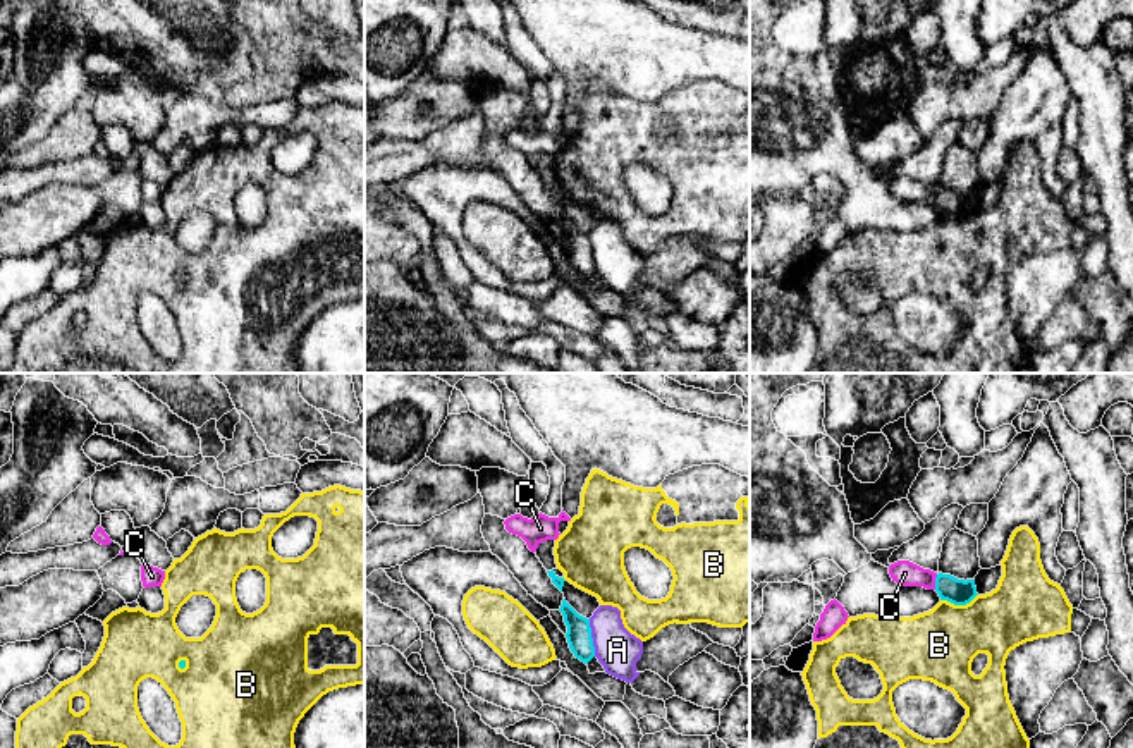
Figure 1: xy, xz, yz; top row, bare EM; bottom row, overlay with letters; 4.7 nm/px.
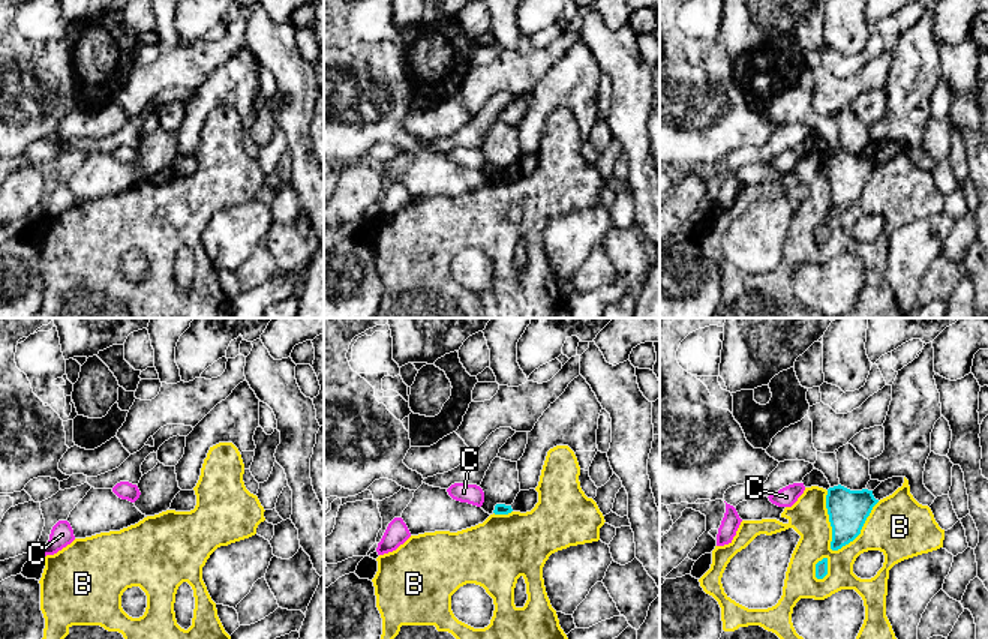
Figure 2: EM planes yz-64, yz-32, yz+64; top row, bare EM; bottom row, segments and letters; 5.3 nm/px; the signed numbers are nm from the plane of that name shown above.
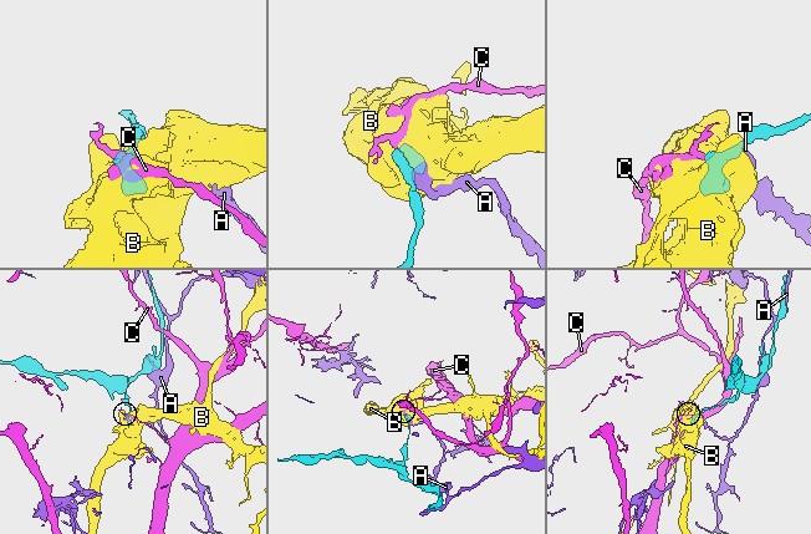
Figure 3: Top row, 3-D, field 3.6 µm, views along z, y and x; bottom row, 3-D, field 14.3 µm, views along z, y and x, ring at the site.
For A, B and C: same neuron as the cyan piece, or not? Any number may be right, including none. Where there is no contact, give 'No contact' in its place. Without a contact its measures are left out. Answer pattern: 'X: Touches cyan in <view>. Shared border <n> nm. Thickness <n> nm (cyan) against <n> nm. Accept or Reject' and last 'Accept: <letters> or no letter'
A: Touches cyan in xz. Shared border 180 nm. Thickness 120 nm (cyan) against 200 nm. Reject
B: Touches cyan in yz. Shared border 180 nm. Thickness 120 nm (cyan) against 340 nm. Reject
C: Touches cyan in yz. Shared border 70 nm. Thickness 120 nm (cyan) against 120 nm. Reject
Accept: no letter

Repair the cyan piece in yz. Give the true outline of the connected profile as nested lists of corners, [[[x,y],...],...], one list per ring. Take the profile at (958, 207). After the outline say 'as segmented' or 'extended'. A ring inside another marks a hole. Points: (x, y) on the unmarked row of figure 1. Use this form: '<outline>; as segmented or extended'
[[[942,187],[935,193],[935,206],[939,208],[940,215],[947,215],[954,220],[966,220],[978,210],[975,194],[965,196]]]; as segmented

